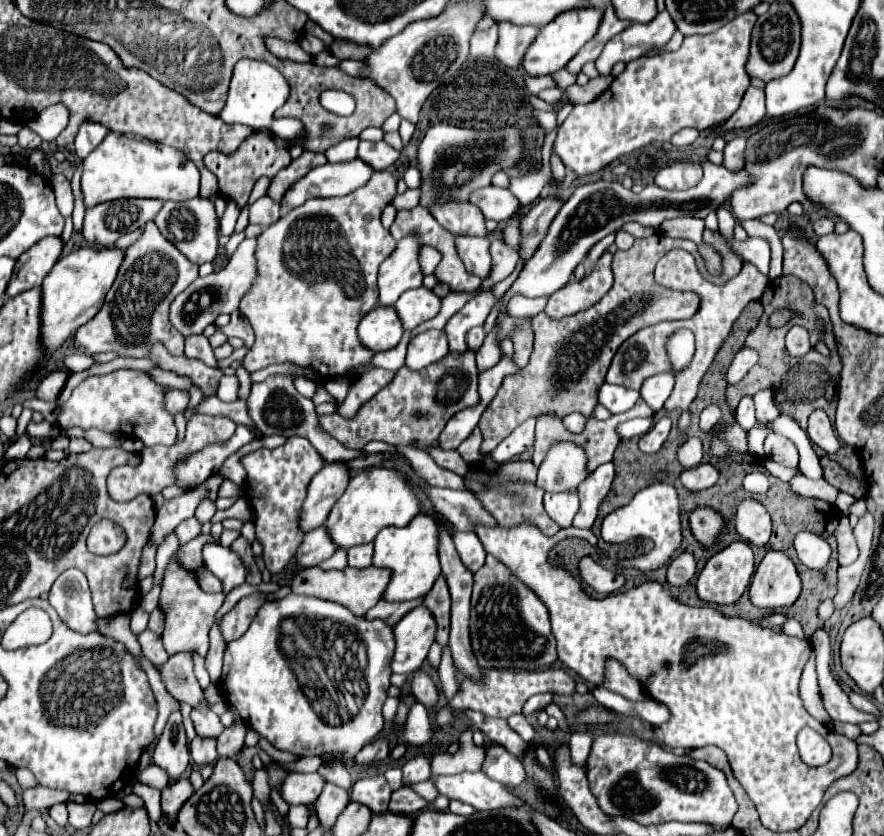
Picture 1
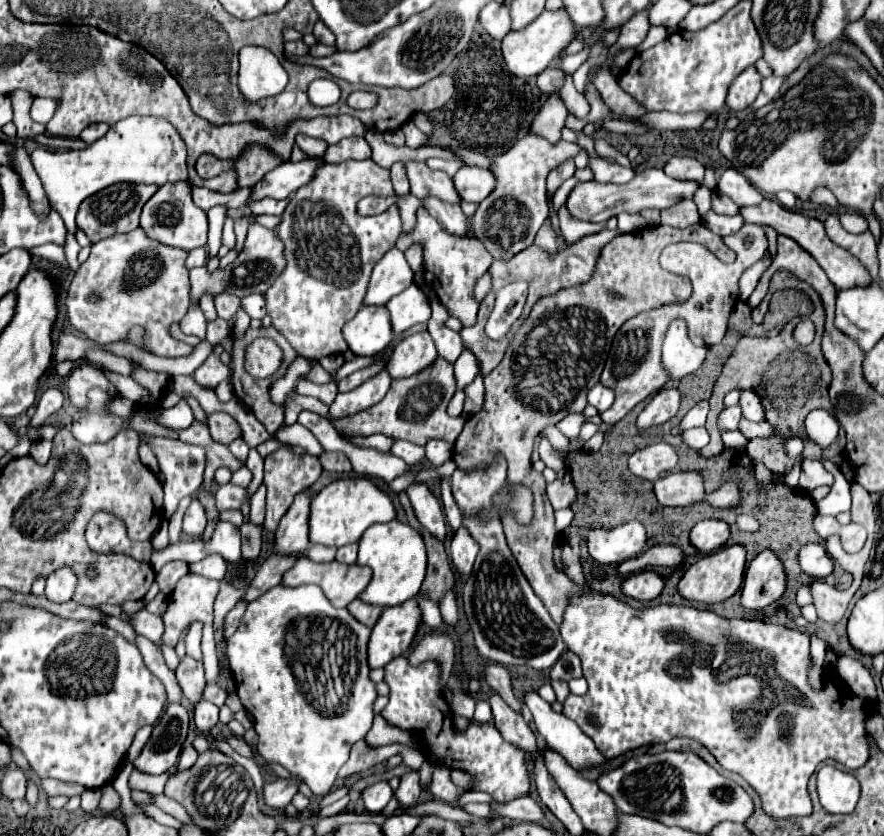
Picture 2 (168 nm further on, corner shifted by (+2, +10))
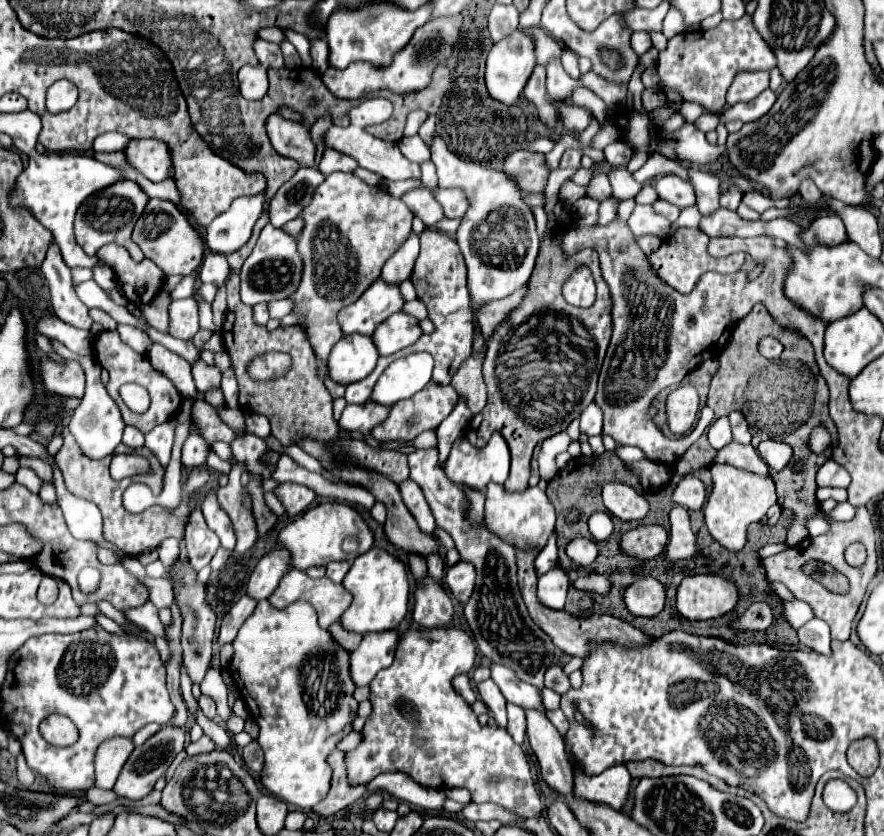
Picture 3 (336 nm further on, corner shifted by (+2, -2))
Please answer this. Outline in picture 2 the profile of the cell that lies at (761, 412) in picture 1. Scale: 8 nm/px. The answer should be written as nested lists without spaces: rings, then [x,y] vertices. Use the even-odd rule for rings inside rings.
[[[741,391],[741,409],[743,409],[743,417],[747,417],[751,421],[765,419],[765,409],[761,405],[761,397],[755,391]]]

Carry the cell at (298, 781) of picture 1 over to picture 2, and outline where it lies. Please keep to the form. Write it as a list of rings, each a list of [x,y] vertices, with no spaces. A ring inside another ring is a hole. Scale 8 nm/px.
[[[289,777],[289,779],[277,779],[273,783],[265,783],[265,803],[269,807],[277,807],[277,809],[285,809],[293,795],[299,793],[299,785],[301,785],[301,779],[295,779],[295,777]]]

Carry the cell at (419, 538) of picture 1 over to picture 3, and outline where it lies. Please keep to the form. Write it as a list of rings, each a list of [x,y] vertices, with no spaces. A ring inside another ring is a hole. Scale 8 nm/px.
[[[373,547],[367,553],[359,555],[353,561],[349,573],[345,575],[345,579],[341,583],[353,595],[351,605],[339,619],[341,627],[345,627],[345,631],[353,631],[357,635],[397,629],[401,619],[407,615],[409,587],[411,587],[409,575],[411,575],[409,567],[403,561],[391,557],[389,553],[385,553],[379,547]]]

